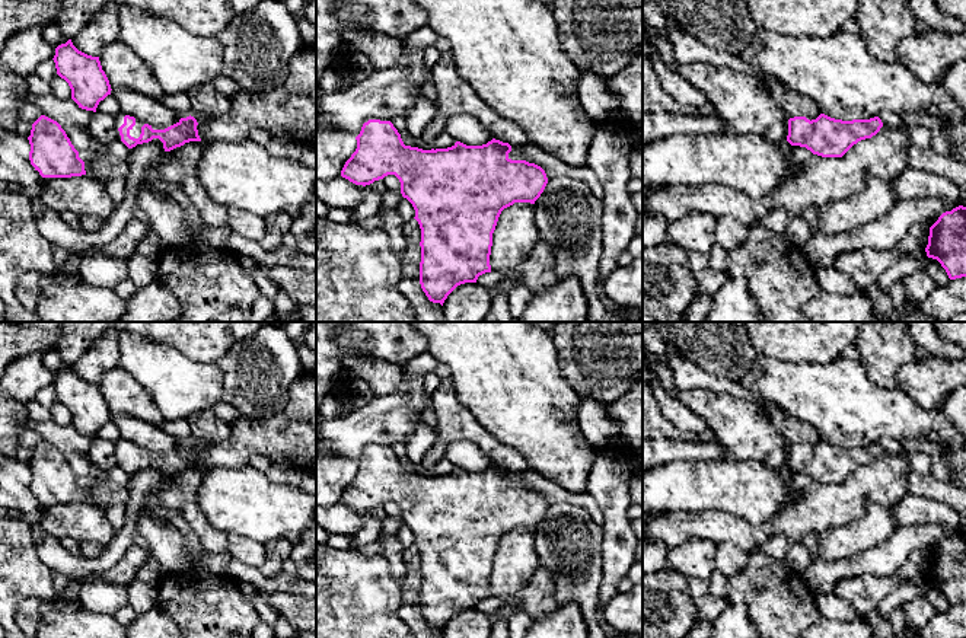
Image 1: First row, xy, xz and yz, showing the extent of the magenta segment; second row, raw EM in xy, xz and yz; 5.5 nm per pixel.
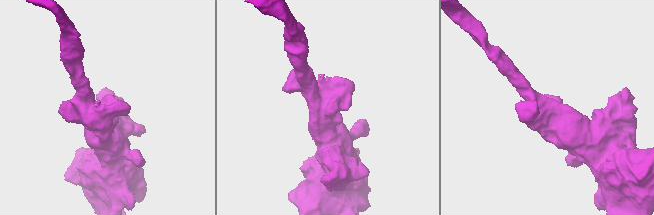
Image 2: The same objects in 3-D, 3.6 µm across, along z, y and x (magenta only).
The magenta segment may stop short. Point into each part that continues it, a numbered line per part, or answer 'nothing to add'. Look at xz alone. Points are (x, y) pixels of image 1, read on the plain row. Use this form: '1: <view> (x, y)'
nothing to add

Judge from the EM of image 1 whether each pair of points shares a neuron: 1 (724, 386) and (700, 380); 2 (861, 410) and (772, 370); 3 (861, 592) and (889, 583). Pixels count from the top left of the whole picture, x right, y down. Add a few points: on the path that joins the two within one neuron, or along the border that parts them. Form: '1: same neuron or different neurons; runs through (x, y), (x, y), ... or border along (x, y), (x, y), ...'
1: same neuron; runs through (719, 385), (705, 380)
2: same neuron; runs through (839, 402), (835, 398), (794, 388)
3: same neuron; runs through (869, 590), (882, 586)

